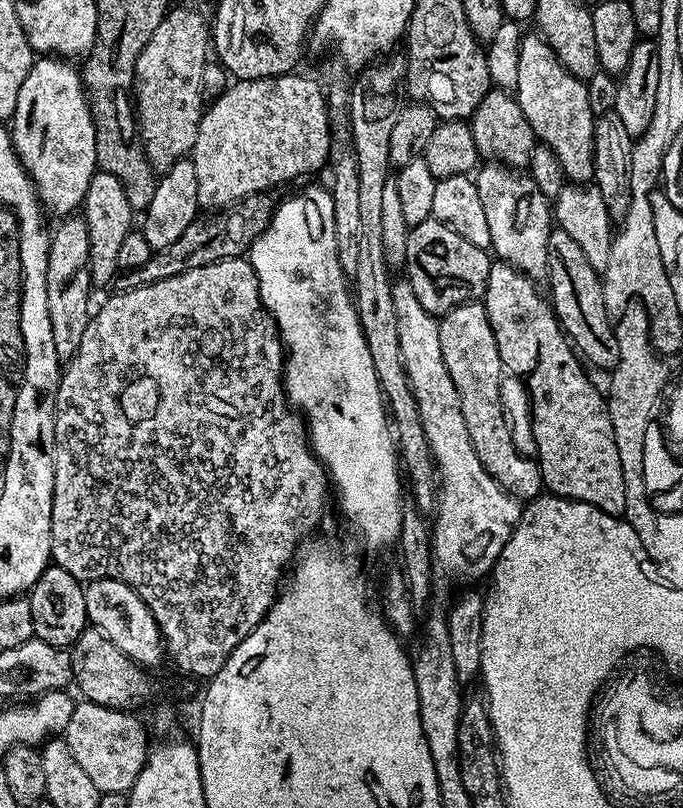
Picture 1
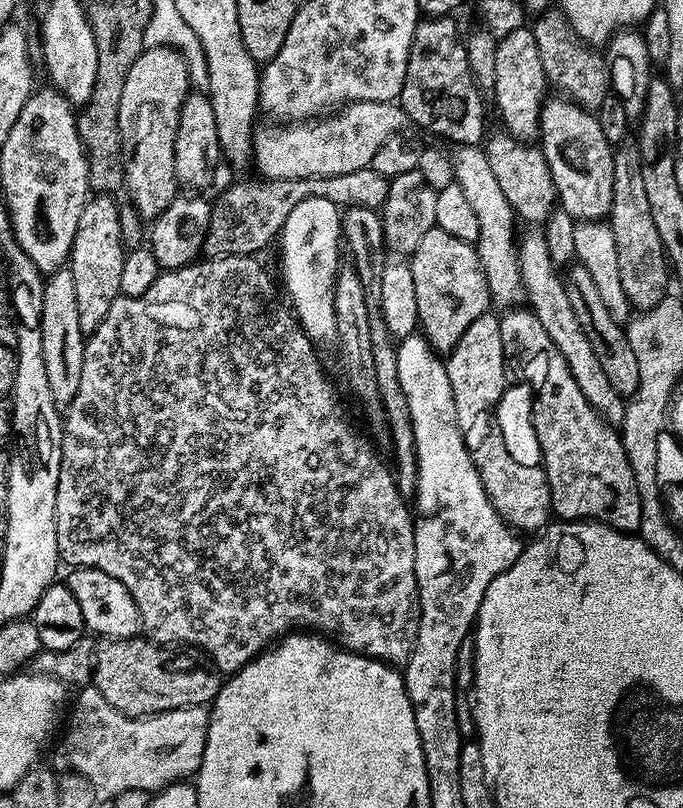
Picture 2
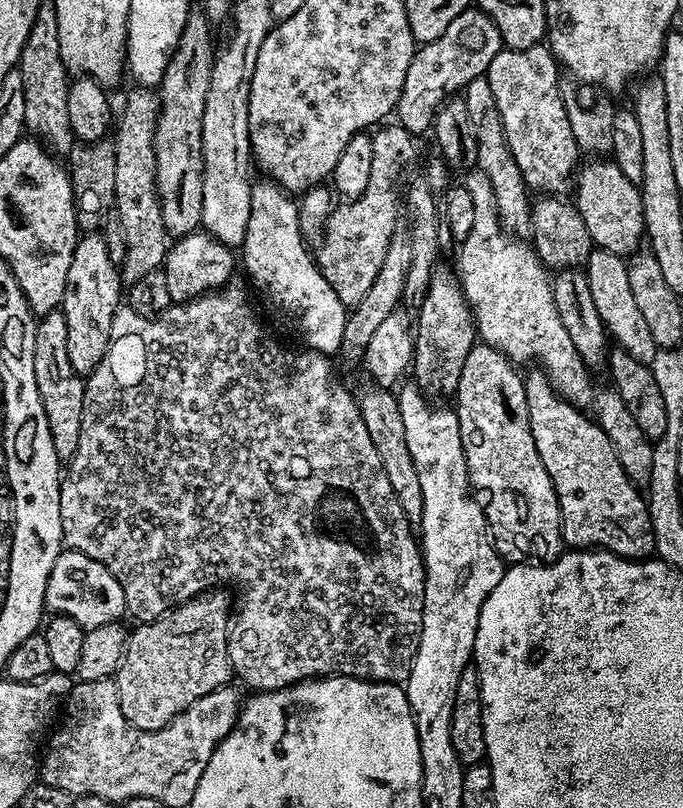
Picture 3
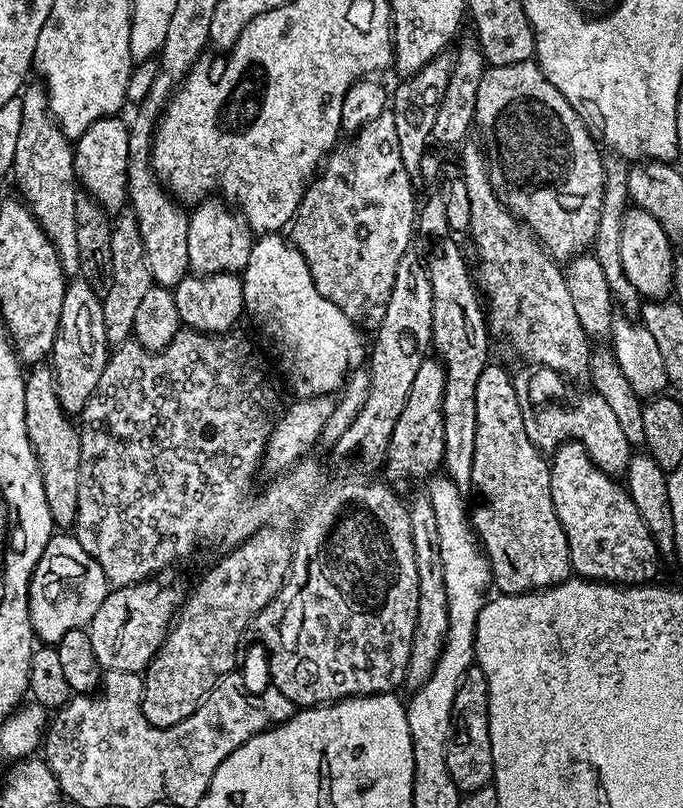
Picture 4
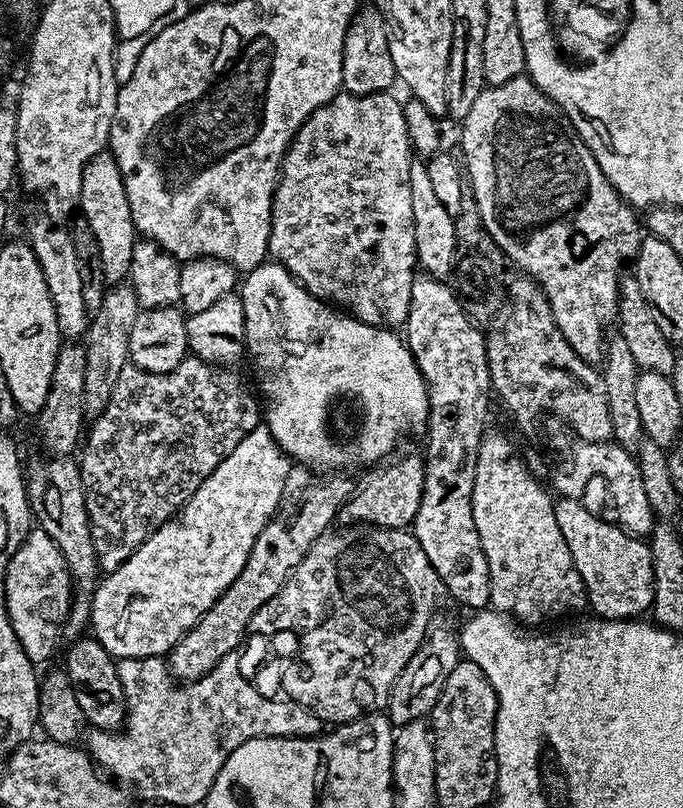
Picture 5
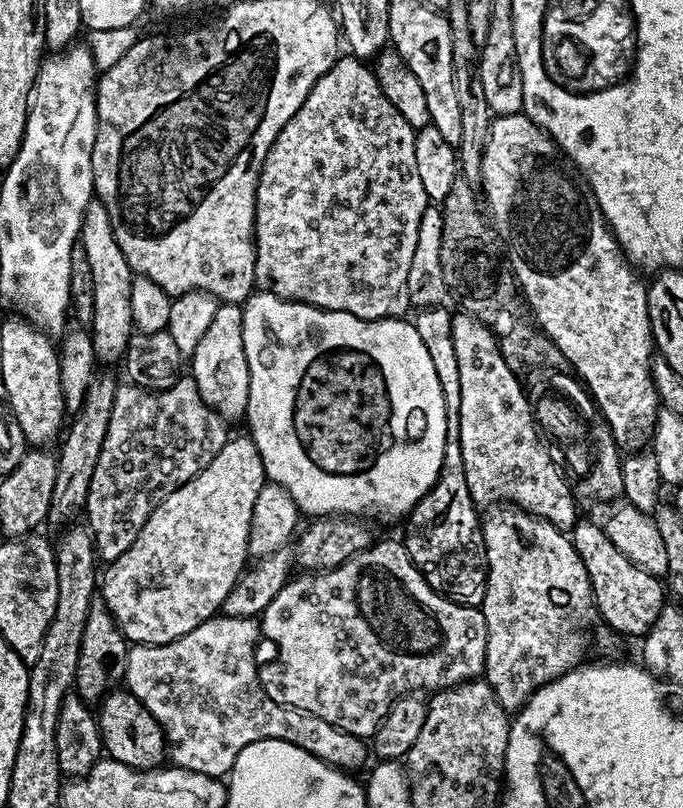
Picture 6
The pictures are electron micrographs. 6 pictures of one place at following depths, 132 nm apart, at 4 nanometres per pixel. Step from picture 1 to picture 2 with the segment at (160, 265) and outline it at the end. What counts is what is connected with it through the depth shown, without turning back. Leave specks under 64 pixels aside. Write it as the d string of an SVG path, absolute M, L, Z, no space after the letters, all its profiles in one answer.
M369 166L362 170L351 171L350 174L323 176L322 178L274 180L262 178L257 181L234 184L228 187L216 200L213 199L210 222L204 236L203 253L207 257L257 255L262 248L277 239L281 229L285 226L286 218L290 216L295 206L310 197L326 198L327 201L334 202L340 208L361 206L367 209L383 209L386 196L389 193L390 178L374 171Z

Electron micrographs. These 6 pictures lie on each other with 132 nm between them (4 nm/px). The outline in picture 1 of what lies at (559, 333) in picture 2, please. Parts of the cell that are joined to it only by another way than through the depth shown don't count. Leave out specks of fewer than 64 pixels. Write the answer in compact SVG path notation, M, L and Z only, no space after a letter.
M499 162L481 163L474 179L478 186L478 198L482 198L486 213L495 259L516 268L533 282L547 281L548 236L554 227L554 212L549 197L538 190L531 176Z

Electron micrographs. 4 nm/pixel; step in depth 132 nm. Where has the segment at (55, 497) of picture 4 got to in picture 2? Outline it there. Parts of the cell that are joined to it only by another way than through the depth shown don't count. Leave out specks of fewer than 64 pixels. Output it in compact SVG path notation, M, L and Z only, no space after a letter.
M62 267L44 280L44 297L39 306L42 362L46 366L46 383L50 386L50 398L57 409L67 410L74 394L78 394L86 343L86 333L82 326L78 326L78 297L74 290L71 267Z

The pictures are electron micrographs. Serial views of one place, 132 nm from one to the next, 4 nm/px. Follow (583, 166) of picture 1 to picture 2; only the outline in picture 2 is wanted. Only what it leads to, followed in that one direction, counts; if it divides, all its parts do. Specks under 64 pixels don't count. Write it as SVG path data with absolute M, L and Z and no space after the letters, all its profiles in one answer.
M560 94L553 97L553 100L552 97L545 99L540 111L538 147L544 152L545 162L550 168L550 174L553 175L559 207L577 222L604 220L614 198L614 158L612 157L614 146L606 138L606 134L602 134L602 126L589 109L580 107Z

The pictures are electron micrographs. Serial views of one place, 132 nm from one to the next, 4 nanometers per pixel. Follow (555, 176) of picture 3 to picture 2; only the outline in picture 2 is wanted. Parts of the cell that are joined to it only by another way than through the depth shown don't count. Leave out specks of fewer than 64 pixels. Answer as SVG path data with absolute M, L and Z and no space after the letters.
M531 27L514 30L514 34L499 37L496 45L494 86L491 95L496 95L496 108L504 119L503 126L517 140L532 142L540 134L540 111L546 99L544 88L549 87L542 70L542 58L538 58L538 42L534 42Z

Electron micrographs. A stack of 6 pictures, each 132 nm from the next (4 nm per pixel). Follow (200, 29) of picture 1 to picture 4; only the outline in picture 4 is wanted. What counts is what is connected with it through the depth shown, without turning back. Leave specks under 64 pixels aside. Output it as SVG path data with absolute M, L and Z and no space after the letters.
M125 210L112 220L110 234L110 282L102 294L102 318L106 321L109 345L119 346L133 339L134 317L146 290L154 287L150 266L146 264L146 246L142 246L142 230L138 230L136 215Z

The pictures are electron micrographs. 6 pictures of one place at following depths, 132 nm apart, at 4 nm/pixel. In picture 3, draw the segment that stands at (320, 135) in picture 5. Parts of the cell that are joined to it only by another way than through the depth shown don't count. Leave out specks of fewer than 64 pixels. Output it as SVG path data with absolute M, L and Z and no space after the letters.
M396 122L383 128L372 136L373 162L365 192L356 200L337 203L329 211L328 221L324 223L318 240L320 245L314 248L316 265L348 310L366 298L366 290L374 286L374 278L378 278L378 270L382 270L382 258L386 258L386 250L397 235L396 215L400 210L402 212L402 177L407 164L416 156L413 133Z

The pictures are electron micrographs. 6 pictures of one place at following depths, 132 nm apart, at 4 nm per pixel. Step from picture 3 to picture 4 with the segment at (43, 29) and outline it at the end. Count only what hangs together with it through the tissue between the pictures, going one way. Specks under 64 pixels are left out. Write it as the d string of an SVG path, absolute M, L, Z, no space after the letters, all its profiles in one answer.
M25 83L19 95L22 102L22 126L18 129L18 143L14 150L10 176L11 179L16 179L16 188L21 192L17 193L42 226L46 238L50 238L65 277L76 278L80 276L80 259L78 258L78 237L76 227L74 227L74 206L78 195L78 181L74 170L74 144L64 135L63 130L56 125L56 119L52 117L52 111L48 105L48 89L43 83L32 83Z

